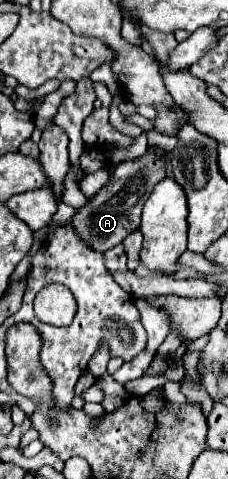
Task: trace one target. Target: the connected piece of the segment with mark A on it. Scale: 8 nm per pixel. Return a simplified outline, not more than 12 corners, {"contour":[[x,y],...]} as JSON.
{"contour":[[149,147],[123,163],[69,225],[93,251],[139,229],[165,177]]}

